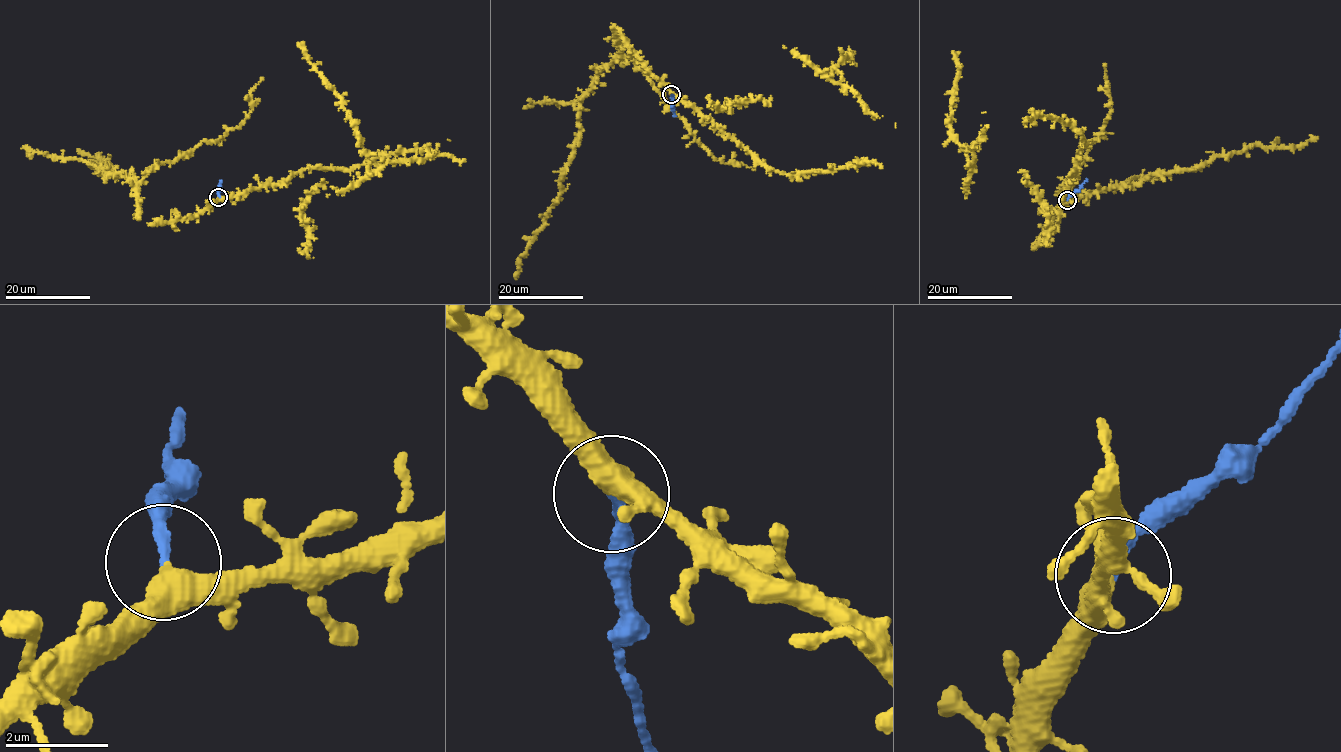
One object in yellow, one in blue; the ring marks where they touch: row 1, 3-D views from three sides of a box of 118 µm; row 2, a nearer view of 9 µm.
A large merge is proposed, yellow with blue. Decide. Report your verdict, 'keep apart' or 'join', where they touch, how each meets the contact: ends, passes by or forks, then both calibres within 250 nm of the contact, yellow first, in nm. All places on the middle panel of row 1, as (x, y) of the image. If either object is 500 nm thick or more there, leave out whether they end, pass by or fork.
keep apart; at (671, 94); yellow passes by; blue ends there; 360 nm thick on the yellow side, 180 nm on the other

